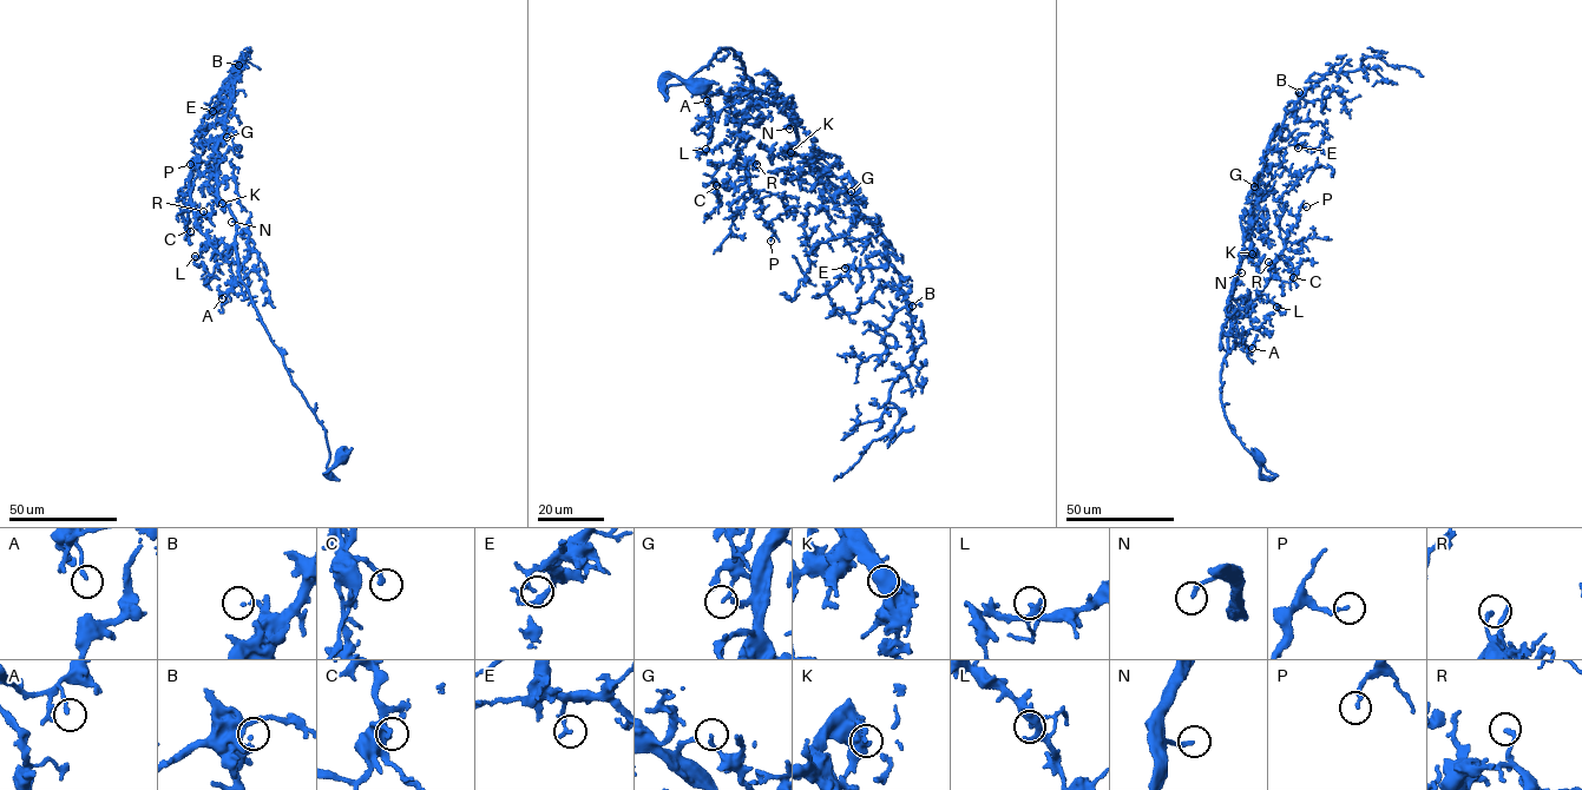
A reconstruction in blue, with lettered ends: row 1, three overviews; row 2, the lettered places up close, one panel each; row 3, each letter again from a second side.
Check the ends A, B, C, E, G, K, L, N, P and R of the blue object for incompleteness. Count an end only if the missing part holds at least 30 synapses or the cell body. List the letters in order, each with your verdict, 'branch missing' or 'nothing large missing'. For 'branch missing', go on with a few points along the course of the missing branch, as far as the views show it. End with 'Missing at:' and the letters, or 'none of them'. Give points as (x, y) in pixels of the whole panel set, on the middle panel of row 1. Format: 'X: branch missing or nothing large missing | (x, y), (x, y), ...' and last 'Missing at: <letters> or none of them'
A: nothing large missing
B: nothing large missing
C: nothing large missing
E: nothing large missing
G: nothing large missing
K: nothing large missing
L: nothing large missing
N: branch missing | (789, 129), (776, 132), (782, 150)
P: nothing large missing
R: nothing large missing
Missing at: N

